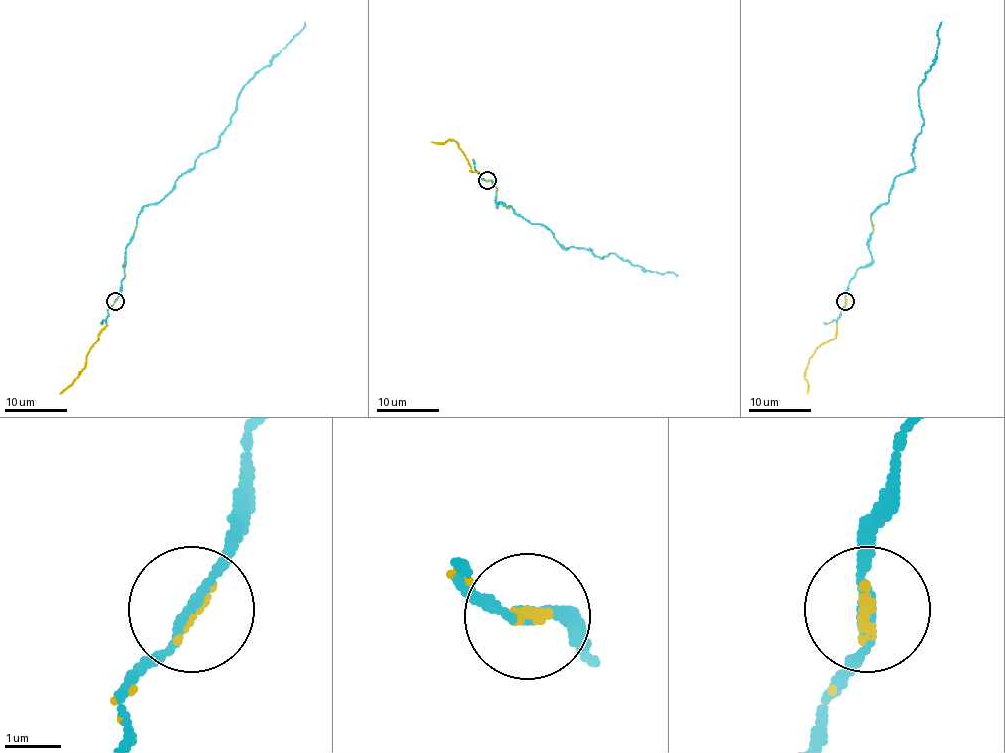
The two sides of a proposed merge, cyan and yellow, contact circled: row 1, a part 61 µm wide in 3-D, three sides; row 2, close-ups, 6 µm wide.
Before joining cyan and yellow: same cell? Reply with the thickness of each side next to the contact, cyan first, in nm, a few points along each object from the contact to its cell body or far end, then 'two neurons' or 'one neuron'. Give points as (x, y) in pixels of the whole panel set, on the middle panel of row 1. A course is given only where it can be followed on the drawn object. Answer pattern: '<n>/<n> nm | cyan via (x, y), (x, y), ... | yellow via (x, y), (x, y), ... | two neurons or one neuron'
200/110 nm | cyan via (487, 180), (498, 206), (541, 223), (566, 250), (587, 248), (601, 259), (615, 253), (676, 276) | yellow via (487, 180), (479, 172), (470, 171), (468, 160), (456, 141), (431, 141) | one neuron

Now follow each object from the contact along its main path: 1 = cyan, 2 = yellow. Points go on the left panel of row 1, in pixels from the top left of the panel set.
1: (115, 301), (126, 245), (139, 211), (161, 200), (175, 180), (215, 146), (243, 87), (304, 22)
2: (115, 301), (107, 312), (107, 326), (90, 350), (84, 369), (59, 394)

